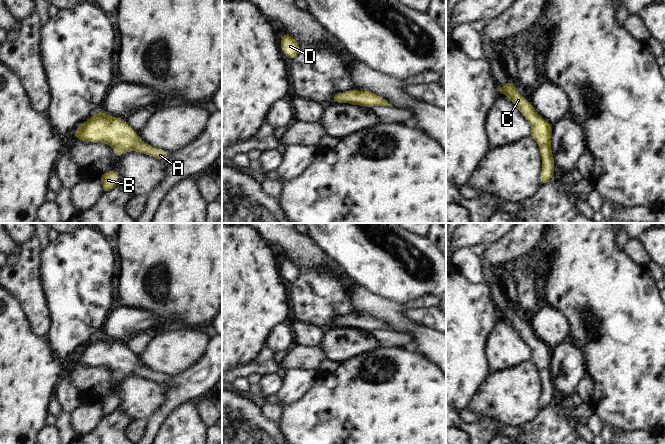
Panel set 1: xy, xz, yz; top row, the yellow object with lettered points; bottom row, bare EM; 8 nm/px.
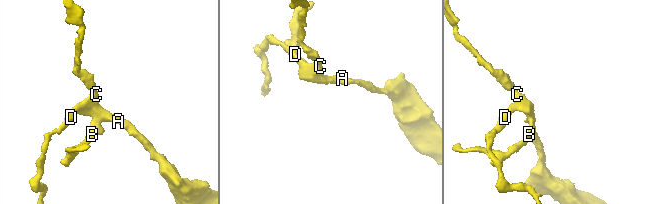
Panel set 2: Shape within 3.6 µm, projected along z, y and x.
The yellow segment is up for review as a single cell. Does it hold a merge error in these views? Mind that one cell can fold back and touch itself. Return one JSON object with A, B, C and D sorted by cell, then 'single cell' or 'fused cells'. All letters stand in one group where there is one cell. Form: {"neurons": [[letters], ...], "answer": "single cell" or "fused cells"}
{"neurons": [["A", "B", "C", "D"]], "answer": "single cell"}

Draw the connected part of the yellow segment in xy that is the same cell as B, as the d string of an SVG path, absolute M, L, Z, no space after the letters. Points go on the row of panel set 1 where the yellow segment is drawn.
M110 170L100 176L99 179L103 185L104 193L106 194L118 184L119 177L114 170Z

